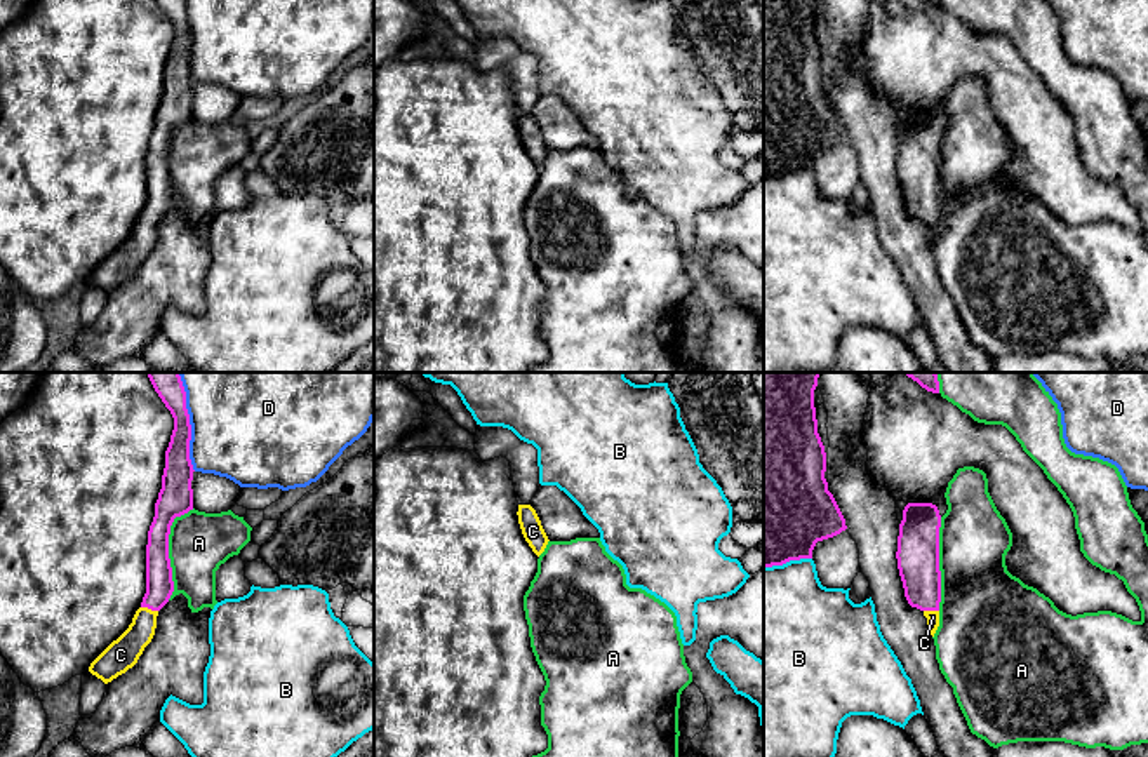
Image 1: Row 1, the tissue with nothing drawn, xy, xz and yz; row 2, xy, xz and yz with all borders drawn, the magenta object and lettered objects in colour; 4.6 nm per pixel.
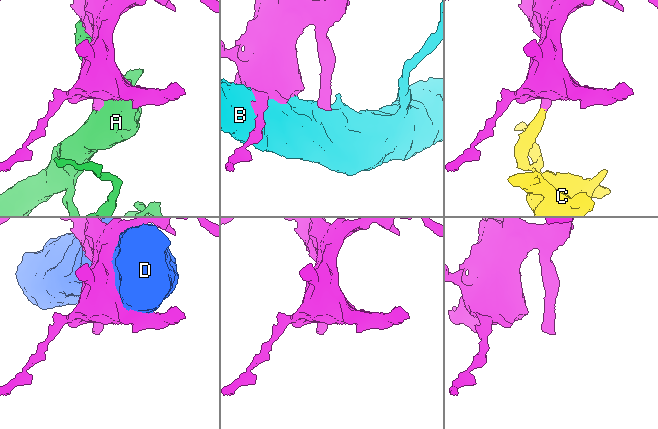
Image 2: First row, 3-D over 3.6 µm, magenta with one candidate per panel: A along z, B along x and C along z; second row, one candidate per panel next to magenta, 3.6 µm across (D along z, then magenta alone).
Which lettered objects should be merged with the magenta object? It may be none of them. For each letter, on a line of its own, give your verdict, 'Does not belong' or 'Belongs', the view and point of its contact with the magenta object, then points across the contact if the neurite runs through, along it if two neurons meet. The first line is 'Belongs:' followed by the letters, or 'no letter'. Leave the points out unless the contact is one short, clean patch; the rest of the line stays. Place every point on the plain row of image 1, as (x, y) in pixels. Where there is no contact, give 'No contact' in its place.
Belongs: C
A: Does not belong. Touches magenta at xy (167, 160)
B: Does not belong. Touches magenta at yz (787, 171)
C: Belongs. Touches magenta at xy (150, 218). Path across: xy (159, 183), (159, 202), (150, 218), (140, 244), (122, 263)
D: Does not belong. Touches magenta at xy (190, 40)

